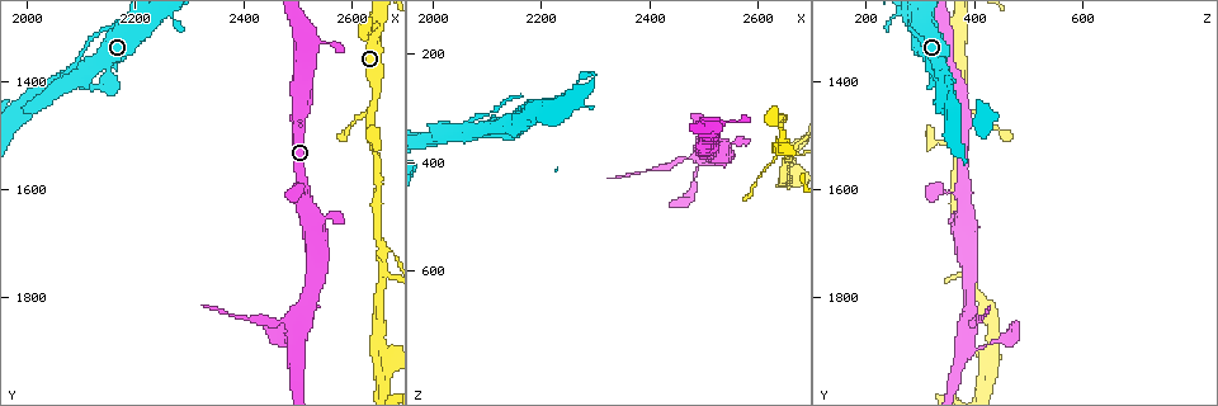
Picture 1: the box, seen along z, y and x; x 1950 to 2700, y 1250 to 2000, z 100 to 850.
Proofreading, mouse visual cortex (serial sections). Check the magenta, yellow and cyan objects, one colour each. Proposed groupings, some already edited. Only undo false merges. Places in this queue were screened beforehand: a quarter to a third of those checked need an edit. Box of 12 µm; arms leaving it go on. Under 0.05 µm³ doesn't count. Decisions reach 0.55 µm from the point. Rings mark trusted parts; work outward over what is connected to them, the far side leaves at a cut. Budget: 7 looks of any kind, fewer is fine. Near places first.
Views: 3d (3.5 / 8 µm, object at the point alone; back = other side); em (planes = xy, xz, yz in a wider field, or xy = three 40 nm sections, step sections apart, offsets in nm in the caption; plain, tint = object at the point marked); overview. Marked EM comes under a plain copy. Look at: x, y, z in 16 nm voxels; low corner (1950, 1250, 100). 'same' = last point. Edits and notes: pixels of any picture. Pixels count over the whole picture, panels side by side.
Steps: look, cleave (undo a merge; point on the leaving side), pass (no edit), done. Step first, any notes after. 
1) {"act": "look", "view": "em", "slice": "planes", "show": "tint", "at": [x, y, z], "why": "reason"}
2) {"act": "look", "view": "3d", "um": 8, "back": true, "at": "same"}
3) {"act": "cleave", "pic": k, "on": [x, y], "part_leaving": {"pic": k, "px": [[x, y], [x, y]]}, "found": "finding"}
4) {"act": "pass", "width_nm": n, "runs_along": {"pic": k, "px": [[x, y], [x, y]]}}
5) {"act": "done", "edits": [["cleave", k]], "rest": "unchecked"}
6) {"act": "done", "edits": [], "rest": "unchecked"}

{"act": "look", "view": "3d", "um": 3.5, "back": true, "at": [2665, 1745, 385], "why": "three-way junction"}

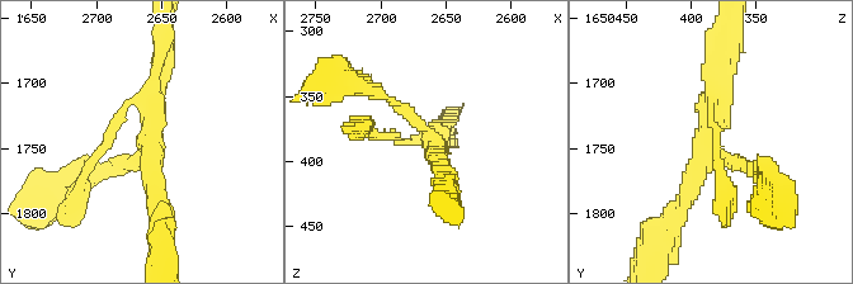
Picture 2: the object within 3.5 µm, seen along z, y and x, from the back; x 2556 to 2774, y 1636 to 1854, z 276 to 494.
{"act": "look", "view": "em", "slice": "xy", "step": 2, "show": "tint", "at": [2658, 1746, 386], "arms": 3, "arm_widths_nm": [150, 200, 250]}

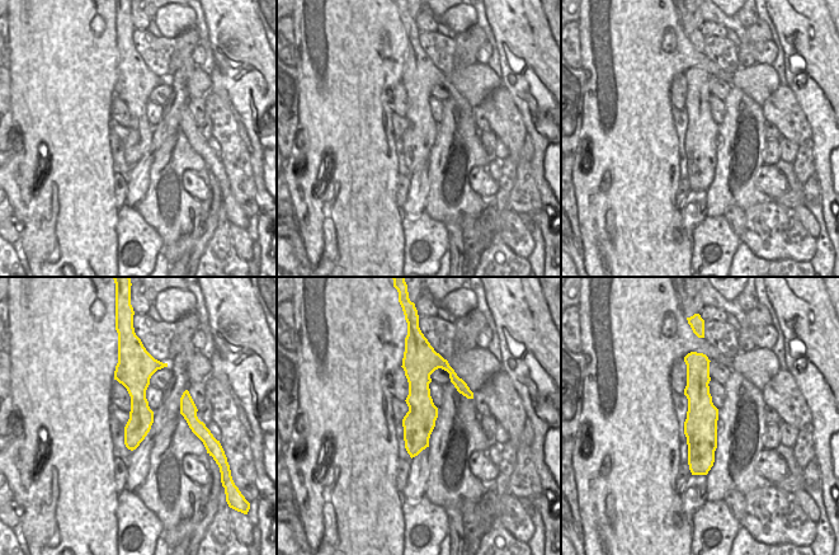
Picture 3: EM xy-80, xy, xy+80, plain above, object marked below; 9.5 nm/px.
{"act": "pass", "runs_along": {"pic": 3, "px": [[700, 365], [700, 464], [694, 471]]}, "found": "continuous, no second cell"}

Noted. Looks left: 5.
{"act": "look", "view": "3d", "um": 8, "at": [2475, 1840, 390], "why": "small branch off a trunk"}

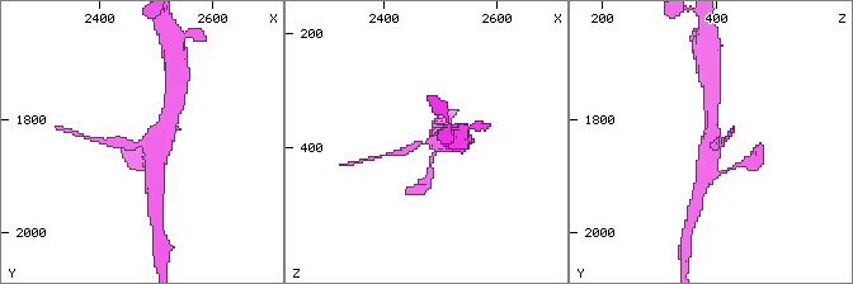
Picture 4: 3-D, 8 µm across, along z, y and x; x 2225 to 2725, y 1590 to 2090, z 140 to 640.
{"act": "look", "view": "3d", "um": 3.5, "at": [2480, 1840, 390], "why": "zoom in"}

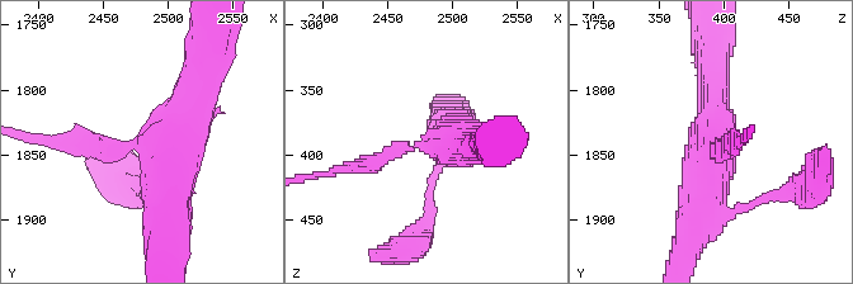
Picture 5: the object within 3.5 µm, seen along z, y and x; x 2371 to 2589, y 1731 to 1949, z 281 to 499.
{"act": "look", "view": "em", "slice": "planes", "show": "tint", "at": [2482, 1840, 390]}

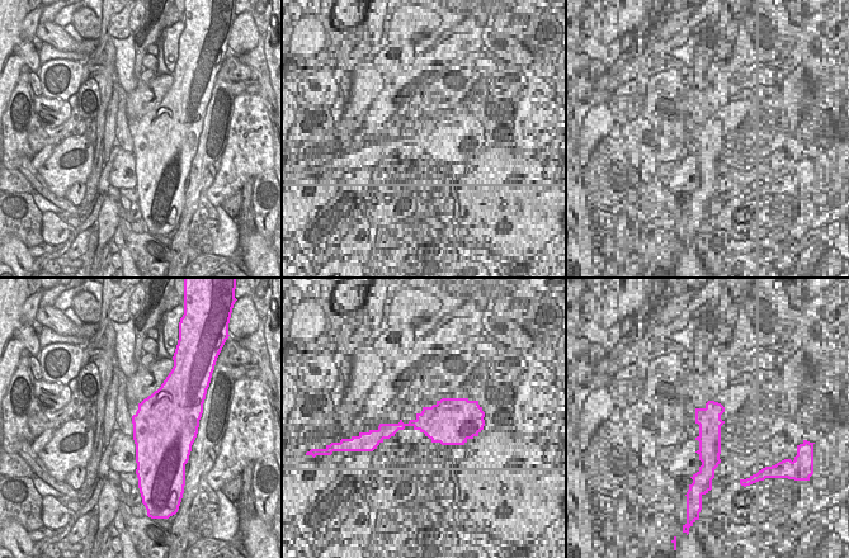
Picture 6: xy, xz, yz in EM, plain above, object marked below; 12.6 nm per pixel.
{"act": "cleave", "pic": 5, "on": [89, 141], "width_nm": 650, "part_leaving": {"pic": 5, "px": [[126, 141], [118, 148], [36, 141]]}, "found": "two cells meet here"}

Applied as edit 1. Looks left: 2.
{"act": "look", "view": "overview"}

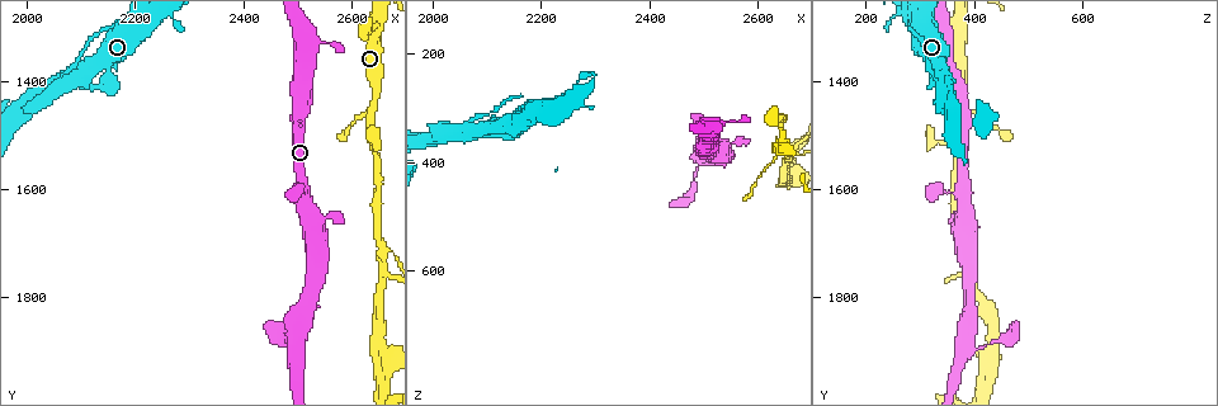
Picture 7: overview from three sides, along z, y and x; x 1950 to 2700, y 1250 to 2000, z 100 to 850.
{"act": "look", "view": "3d", "um": 3.5, "at": [2515, 1315, 335]}

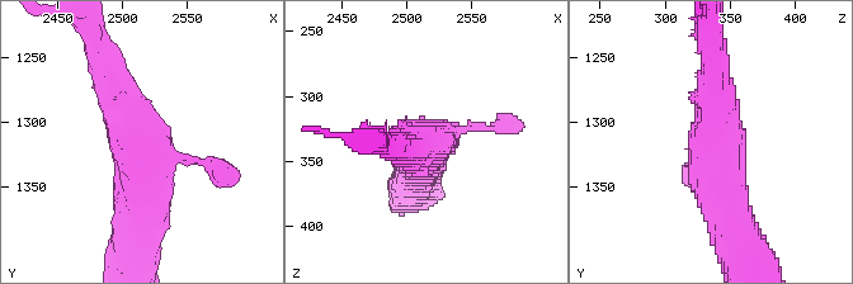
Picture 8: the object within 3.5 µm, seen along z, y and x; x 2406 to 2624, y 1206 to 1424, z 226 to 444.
{"act": "pass", "runs_along": {"pic": 8, "px": [[738, 238], [712, 173], [715, 83]]}, "found": "continuous, no second cell"}

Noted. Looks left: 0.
{"act": "done", "edits": [["cleave", 5]], "rest": "unchecked"}

